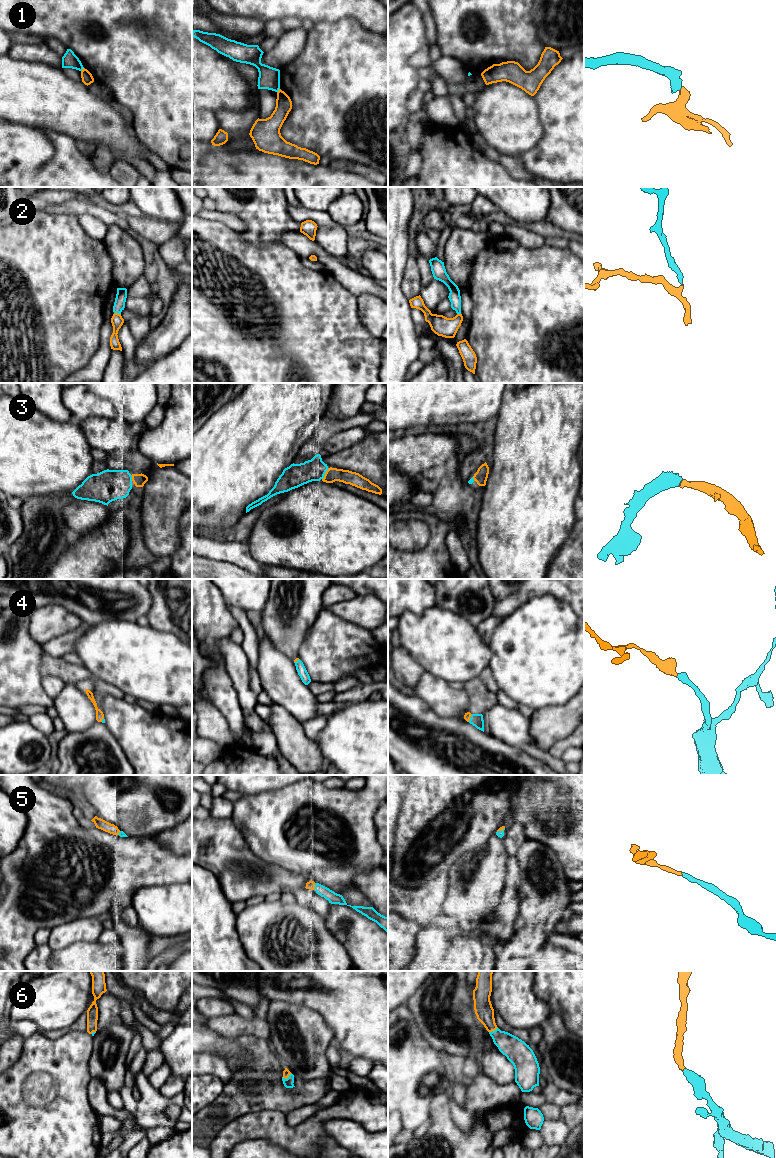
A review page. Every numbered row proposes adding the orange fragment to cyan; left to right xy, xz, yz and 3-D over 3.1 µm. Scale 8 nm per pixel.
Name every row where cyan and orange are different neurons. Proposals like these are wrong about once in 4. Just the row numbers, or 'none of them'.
1

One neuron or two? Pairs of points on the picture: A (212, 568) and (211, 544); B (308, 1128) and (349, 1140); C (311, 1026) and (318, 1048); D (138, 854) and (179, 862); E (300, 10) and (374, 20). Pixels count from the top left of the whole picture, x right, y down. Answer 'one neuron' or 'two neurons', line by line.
A: two neurons
B: two neurons
C: one neuron
D: one neuron
E: one neuron

